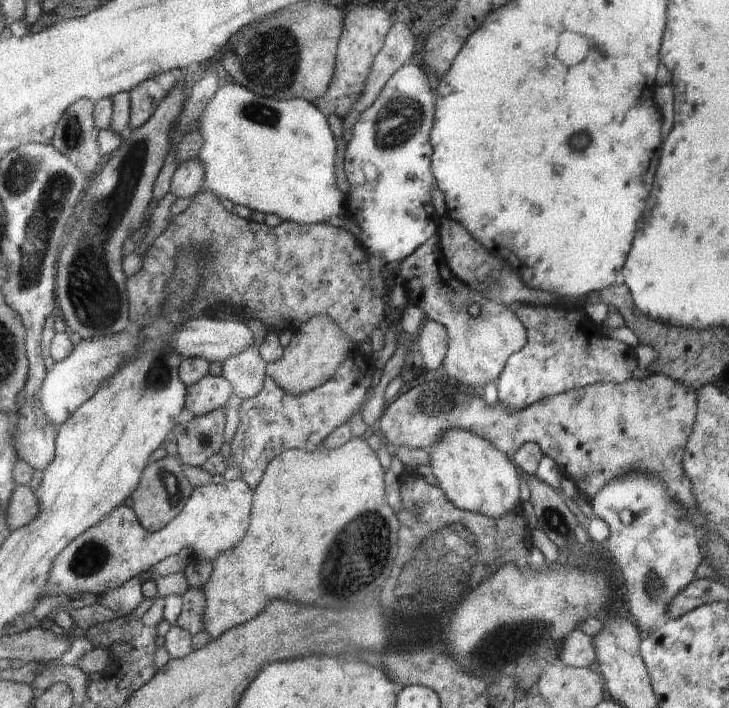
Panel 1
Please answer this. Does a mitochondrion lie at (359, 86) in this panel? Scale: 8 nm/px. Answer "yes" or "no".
no

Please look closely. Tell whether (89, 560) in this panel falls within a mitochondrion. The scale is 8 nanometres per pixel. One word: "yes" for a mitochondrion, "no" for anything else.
yes

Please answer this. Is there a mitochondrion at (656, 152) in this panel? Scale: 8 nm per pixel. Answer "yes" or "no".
no

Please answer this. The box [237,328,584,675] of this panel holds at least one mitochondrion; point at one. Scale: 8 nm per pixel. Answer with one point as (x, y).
(449, 551)

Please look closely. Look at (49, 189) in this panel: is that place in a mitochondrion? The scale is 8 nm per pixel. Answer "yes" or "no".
yes

